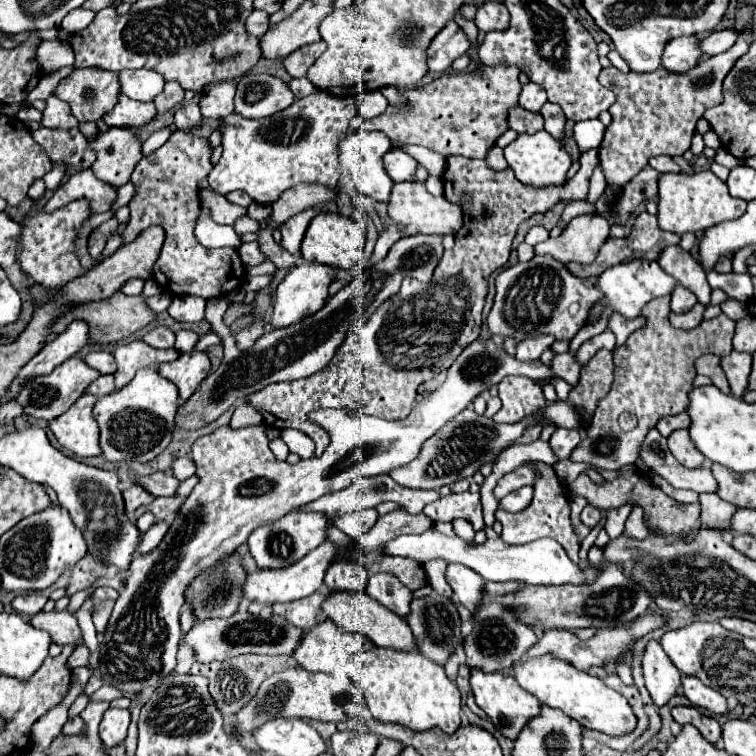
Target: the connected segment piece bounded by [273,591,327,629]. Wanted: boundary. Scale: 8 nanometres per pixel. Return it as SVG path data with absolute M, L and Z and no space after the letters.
M317 591L309 597L297 599L297 601L287 601L287 603L275 603L273 605L273 613L285 617L287 621L291 621L293 625L301 627L301 629L311 629L313 625L317 625L317 621L321 621L323 611L321 605L325 601L325 591Z

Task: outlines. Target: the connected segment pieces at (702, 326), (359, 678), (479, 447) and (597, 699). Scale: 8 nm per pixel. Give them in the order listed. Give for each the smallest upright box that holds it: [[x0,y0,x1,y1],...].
[[571,297,735,471],[347,647,461,735],[389,407,531,491],[513,655,637,737]]

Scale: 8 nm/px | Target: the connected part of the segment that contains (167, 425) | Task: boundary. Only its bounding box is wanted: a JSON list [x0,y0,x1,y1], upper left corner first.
[93,369,179,461]

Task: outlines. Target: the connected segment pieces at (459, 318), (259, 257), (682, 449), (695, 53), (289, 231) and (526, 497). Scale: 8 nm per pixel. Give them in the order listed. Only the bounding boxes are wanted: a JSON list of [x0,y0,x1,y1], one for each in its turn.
[[245,149,599,457],[239,241,265,267],[669,429,705,467],[663,37,703,73],[281,209,321,255],[499,487,533,513]]

